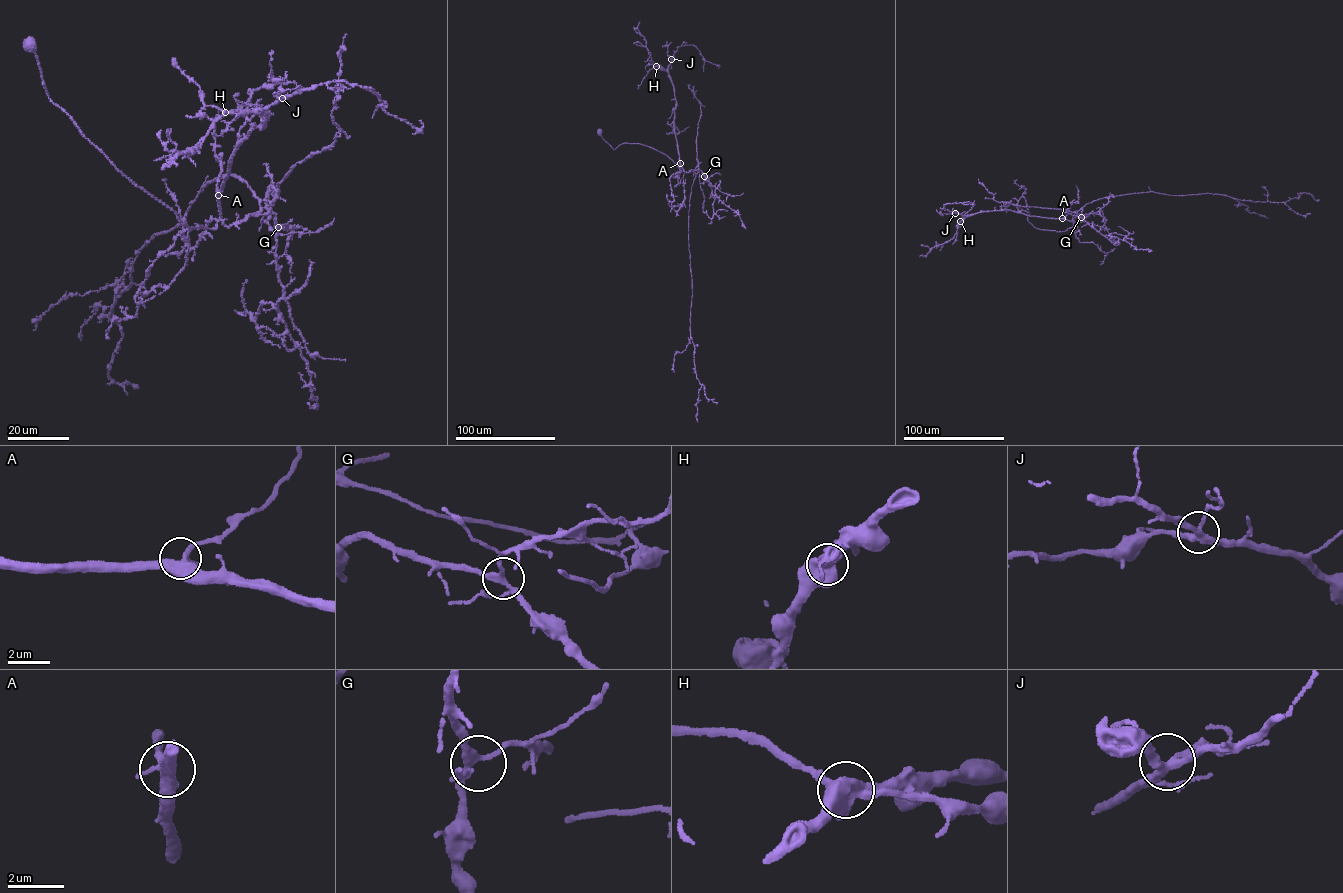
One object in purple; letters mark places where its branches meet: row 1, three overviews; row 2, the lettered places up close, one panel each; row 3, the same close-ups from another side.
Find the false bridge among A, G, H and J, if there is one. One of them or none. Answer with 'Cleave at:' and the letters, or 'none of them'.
Cleave at: H

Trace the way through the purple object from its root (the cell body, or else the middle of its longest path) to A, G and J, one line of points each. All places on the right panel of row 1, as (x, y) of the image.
A: (1006, 205), (1014, 204), (1030, 213), (1028, 221), (1041, 229), (1061, 231), (1074, 225), (1062, 218)
G: (1006, 205), (1014, 204), (1030, 213), (1028, 221), (1041, 229), (1065, 231), (1074, 225), (1074, 215), (1081, 217)
J: (1006, 205), (1030, 213), (1028, 221), (1041, 229), (1061, 231), (1074, 224), (1005, 209), (966, 216), (955, 213)

